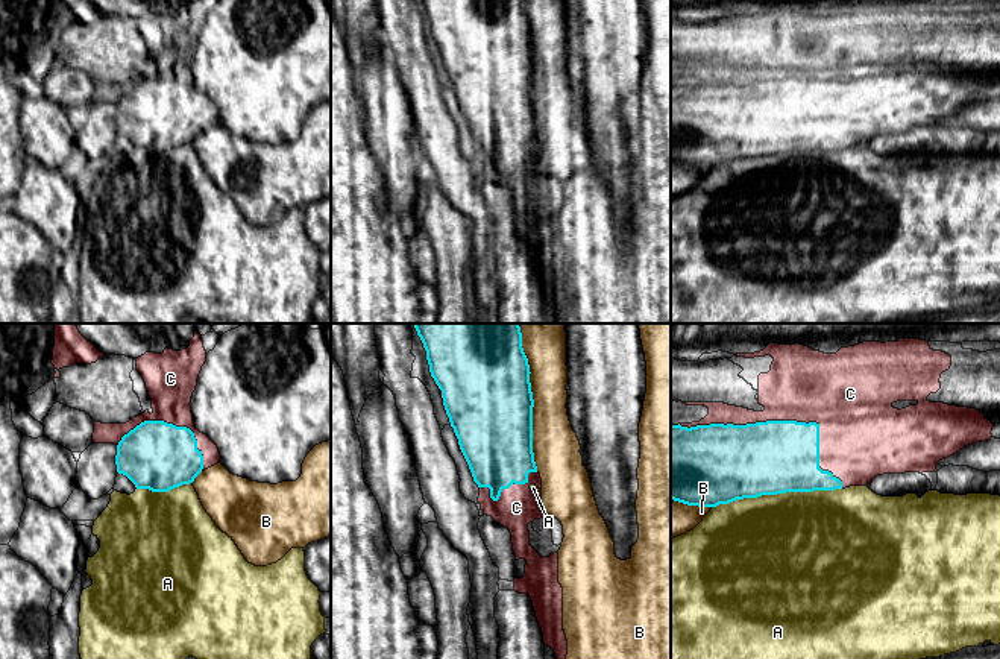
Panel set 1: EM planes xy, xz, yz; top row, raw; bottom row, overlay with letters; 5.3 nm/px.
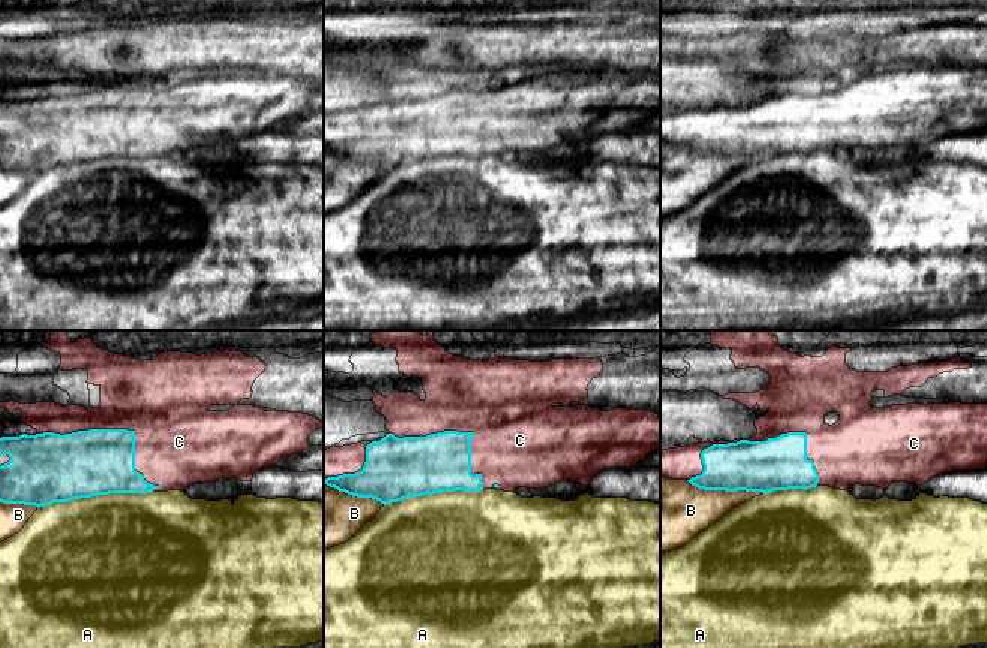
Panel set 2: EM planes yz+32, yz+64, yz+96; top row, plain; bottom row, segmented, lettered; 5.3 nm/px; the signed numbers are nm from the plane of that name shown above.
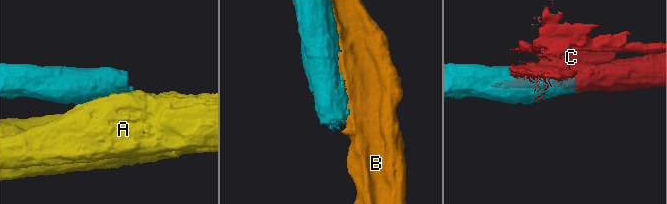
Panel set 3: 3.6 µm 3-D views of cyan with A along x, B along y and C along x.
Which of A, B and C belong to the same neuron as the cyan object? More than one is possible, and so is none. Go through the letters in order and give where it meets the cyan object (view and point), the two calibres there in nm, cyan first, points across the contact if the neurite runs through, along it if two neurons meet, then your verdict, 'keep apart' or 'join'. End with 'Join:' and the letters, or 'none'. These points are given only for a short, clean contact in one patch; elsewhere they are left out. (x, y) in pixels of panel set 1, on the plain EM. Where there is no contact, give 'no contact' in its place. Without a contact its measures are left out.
A: yz (776, 154) | 380/500 nm | keep apart
B: xz (533, 66) | 460/240 nm | keep apart
C: yz (783, 81) | 380/380 nm | join
Join: C

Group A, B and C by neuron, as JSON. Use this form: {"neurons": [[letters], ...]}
{"neurons": [["A"], ["B"], ["C"]]}

